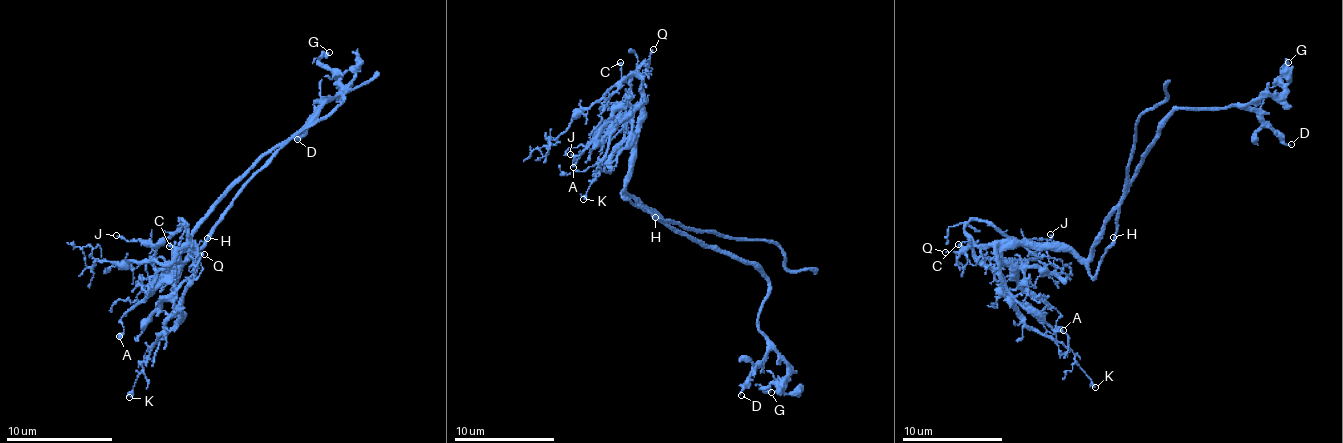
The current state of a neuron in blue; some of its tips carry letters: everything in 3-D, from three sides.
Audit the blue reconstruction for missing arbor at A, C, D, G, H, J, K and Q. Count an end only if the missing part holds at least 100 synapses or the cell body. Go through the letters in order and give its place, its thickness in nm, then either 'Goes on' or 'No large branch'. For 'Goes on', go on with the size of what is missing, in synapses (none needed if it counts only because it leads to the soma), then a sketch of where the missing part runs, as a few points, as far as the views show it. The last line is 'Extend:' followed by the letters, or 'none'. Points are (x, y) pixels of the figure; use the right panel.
A: Place: (1063, 330). Thickness 200 nm. No large branch
C: Place: (958, 244). Thickness 120 nm. No large branch
D: Place: (1291, 144). Thickness 160 nm. No large branch
G: Place: (1288, 62). Thickness 360 nm. No large branch
H: Place: (1113, 237). Thickness 240 nm. No large branch
J: Place: (1050, 234). Thickness 140 nm. No large branch
K: Place: (1095, 387). Thickness 170 nm. No large branch
Q: Place: (945, 252). Thickness 130 nm. No large branch
Extend: none

